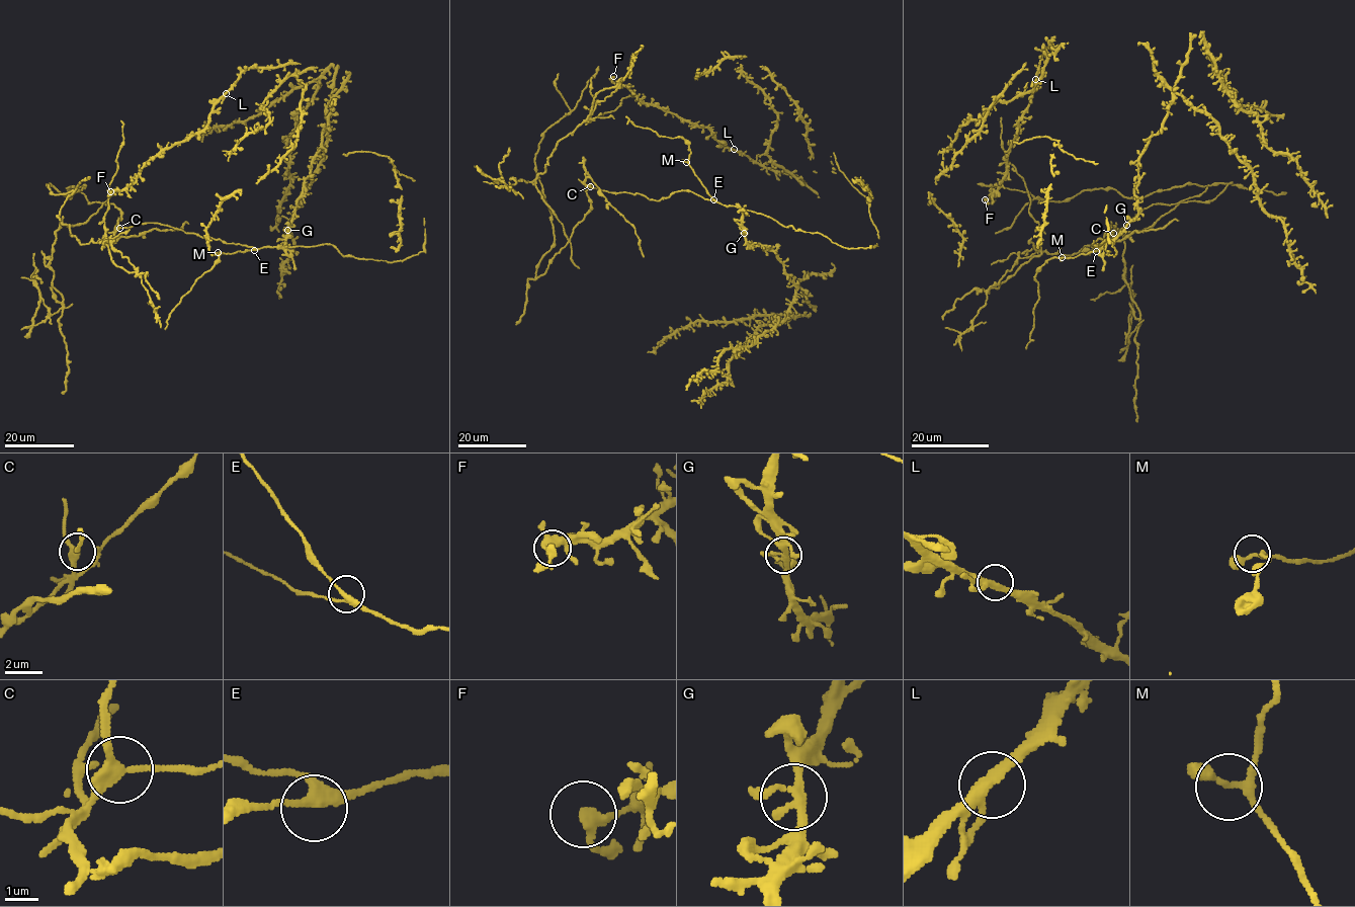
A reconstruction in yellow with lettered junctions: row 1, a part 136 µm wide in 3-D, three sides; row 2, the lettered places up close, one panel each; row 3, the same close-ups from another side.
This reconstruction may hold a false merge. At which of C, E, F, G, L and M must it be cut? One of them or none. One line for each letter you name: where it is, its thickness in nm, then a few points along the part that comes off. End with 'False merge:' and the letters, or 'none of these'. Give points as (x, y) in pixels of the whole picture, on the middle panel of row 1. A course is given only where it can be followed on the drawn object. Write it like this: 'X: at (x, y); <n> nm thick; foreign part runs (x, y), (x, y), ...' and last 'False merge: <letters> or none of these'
C: at (590, 186); 280 nm thick; foreign part runs (590, 186), (591, 207), (536, 276), (554, 229), (534, 157), (544, 132), (576, 106), (598, 66)
False merge: C

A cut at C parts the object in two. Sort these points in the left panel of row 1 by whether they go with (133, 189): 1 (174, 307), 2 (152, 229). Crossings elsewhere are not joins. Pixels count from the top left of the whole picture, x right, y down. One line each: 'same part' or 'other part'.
1: same part
2: other part

